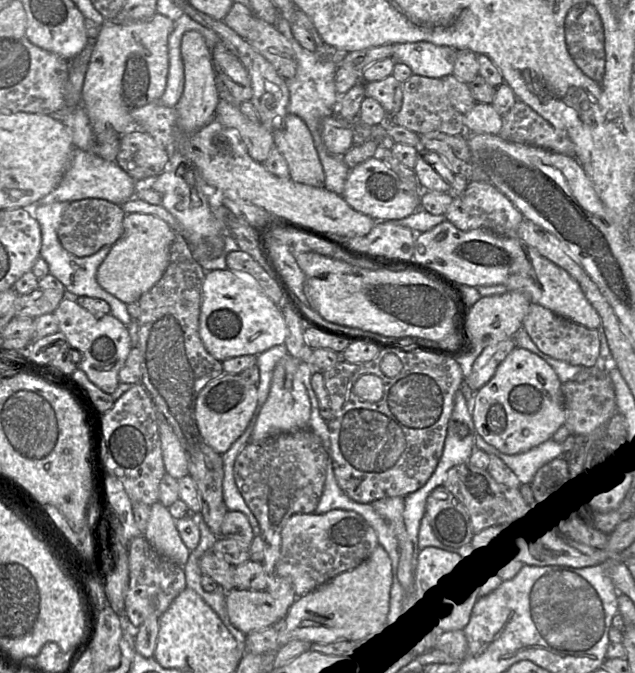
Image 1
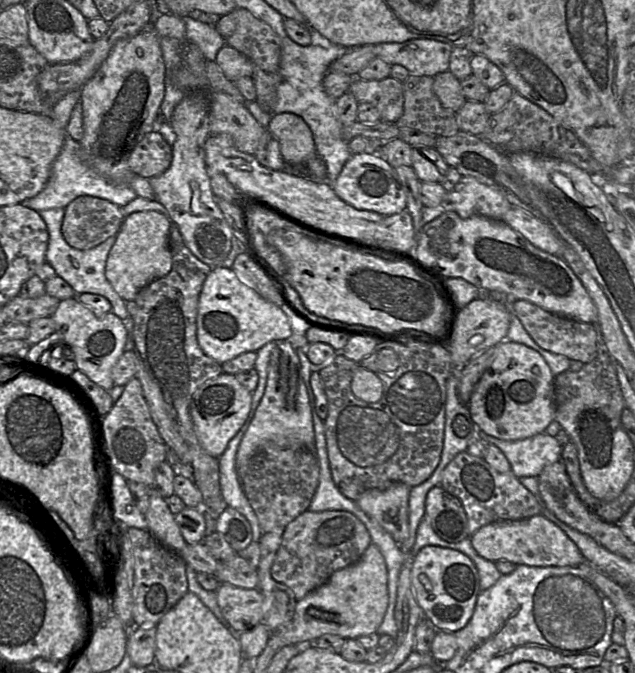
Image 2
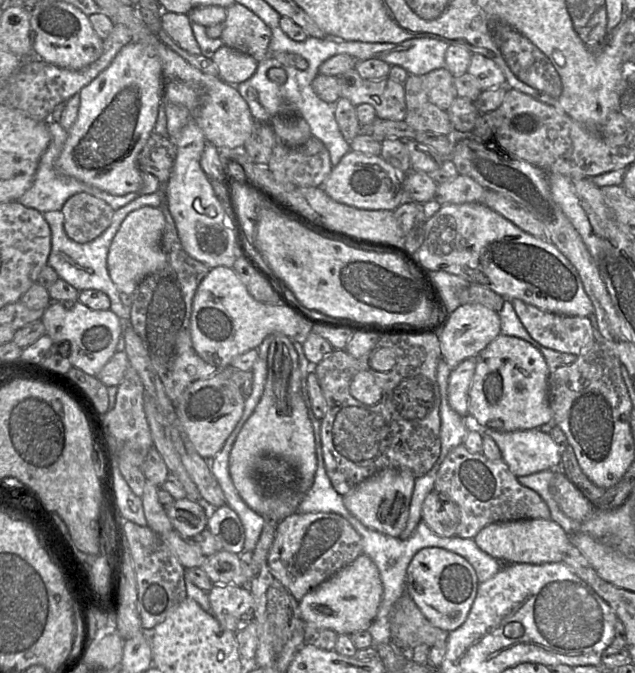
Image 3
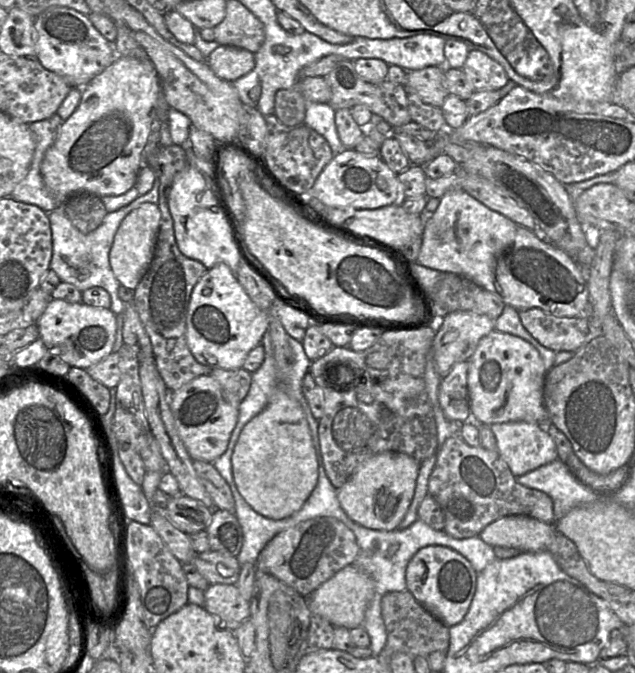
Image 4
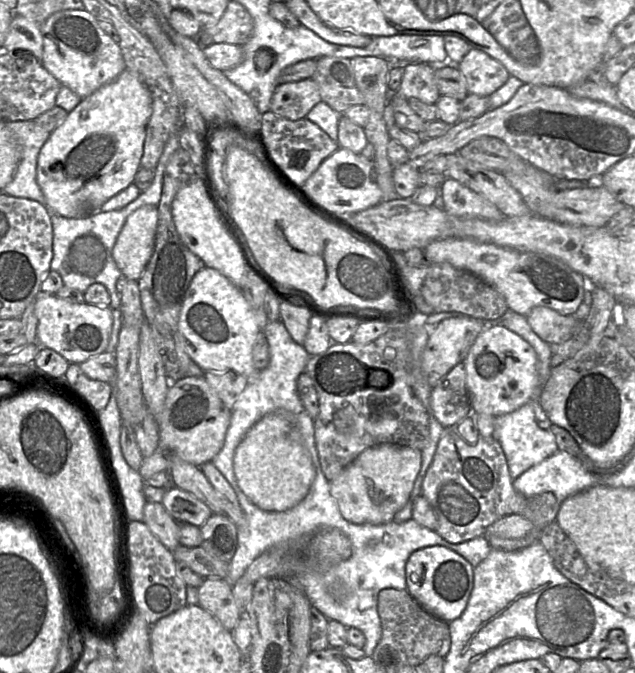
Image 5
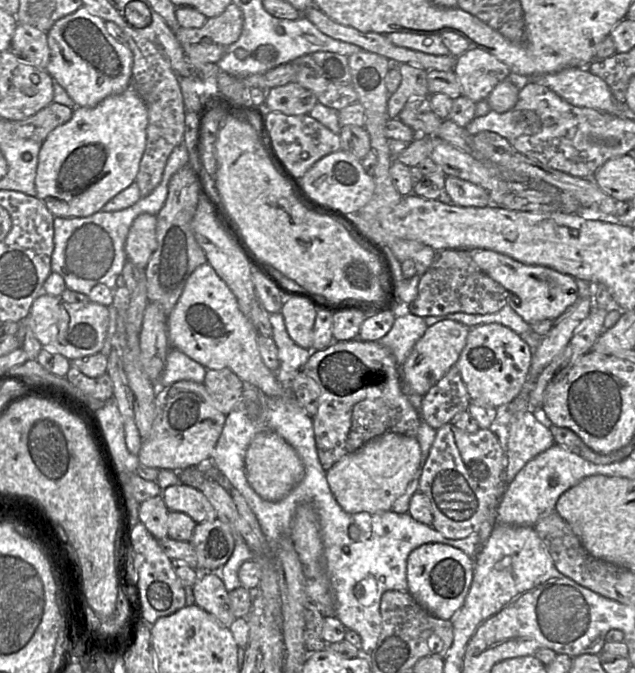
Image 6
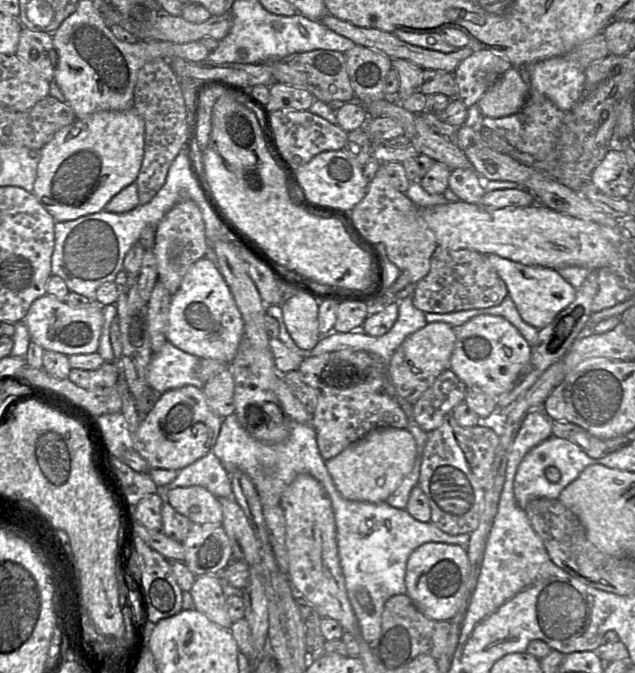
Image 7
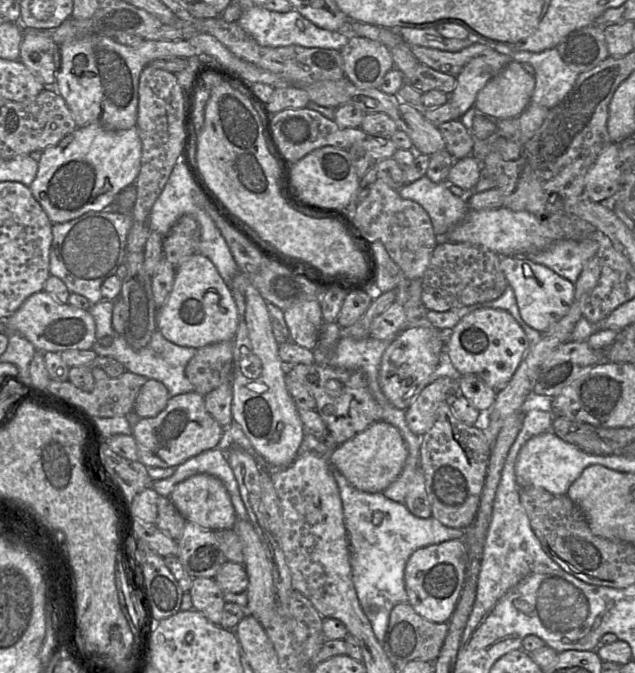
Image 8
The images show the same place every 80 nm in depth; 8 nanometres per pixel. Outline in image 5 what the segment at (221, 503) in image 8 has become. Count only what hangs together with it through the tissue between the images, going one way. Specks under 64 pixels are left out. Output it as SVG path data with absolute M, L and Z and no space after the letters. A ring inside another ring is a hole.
M176 486L166 490L162 504L177 522L188 522L197 527L201 527L213 514L204 502Z

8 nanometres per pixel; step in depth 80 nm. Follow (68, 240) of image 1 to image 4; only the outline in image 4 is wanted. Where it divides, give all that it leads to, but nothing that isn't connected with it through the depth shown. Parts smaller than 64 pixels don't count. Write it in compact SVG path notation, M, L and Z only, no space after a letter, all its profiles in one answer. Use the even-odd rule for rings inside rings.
M75 194L62 205L71 223L83 234L97 229L107 215L101 198L93 194Z

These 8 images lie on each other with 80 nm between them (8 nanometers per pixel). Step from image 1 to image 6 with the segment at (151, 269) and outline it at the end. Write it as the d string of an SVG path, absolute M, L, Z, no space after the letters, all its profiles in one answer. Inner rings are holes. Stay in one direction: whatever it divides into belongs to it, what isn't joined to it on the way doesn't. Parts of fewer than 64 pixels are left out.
M140 214L133 221L125 241L127 260L138 268L145 269L156 247L156 216Z

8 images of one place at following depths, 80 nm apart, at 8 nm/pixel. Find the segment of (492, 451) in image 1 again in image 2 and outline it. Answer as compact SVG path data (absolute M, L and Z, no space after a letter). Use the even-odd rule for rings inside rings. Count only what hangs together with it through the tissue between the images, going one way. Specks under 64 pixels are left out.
M477 429L477 438L487 445L493 444L508 460L511 471L520 483L543 503L538 488L538 475L549 464L561 460L562 448L555 437L545 433L535 436L506 441L490 436Z

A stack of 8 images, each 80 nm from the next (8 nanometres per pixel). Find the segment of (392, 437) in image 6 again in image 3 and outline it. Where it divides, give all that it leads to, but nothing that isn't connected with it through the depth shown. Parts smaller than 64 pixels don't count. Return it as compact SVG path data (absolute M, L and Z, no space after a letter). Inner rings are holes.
M384 469L360 482L343 497L347 510L363 525L375 531L399 537L409 517L416 478L408 470Z

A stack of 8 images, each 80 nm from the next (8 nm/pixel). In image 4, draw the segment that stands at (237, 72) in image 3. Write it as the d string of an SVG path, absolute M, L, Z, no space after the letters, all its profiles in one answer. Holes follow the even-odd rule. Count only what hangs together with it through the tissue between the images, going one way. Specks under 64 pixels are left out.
M219 45L207 58L212 72L227 82L232 82L255 67L254 54L234 46Z

